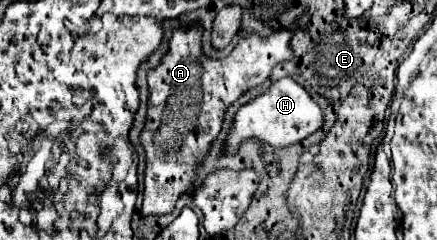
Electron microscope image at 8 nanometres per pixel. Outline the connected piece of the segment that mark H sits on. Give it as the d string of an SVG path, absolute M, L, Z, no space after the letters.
M280 78L262 96L258 96L256 100L238 108L234 126L226 140L226 152L228 154L236 152L240 142L246 138L252 138L252 136L260 138L272 146L284 148L284 146L304 140L306 136L316 132L320 126L322 126L322 110L318 108L318 104L292 78Z

